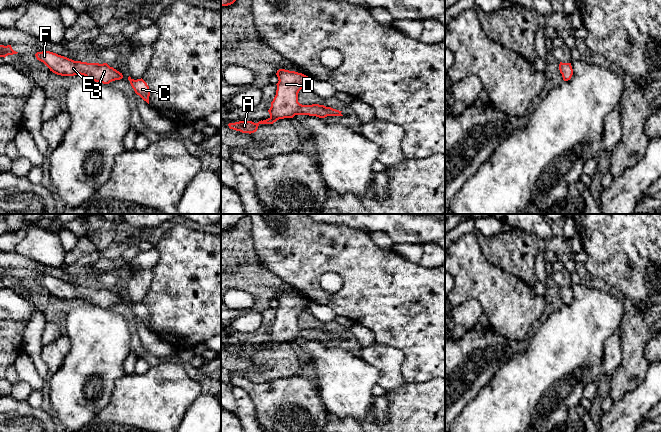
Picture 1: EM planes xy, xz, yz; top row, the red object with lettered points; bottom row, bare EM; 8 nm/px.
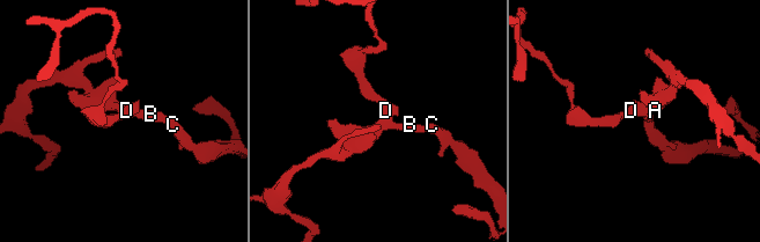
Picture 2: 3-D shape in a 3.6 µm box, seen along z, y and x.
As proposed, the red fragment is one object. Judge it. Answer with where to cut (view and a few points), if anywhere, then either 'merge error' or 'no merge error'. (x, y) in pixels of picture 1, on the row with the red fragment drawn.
no cut; no merge error

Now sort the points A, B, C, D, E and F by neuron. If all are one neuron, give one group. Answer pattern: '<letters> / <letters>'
A B C D E F

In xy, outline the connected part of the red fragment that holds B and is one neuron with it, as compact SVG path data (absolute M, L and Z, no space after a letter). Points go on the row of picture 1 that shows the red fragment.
M50 51L37 52L37 60L43 62L53 73L61 76L84 75L90 81L109 84L123 78L122 73L107 63L87 63L74 61Z

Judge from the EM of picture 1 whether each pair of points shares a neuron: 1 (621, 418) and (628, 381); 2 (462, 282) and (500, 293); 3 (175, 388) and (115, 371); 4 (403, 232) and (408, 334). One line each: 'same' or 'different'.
1: different
2: same
3: different
4: different

